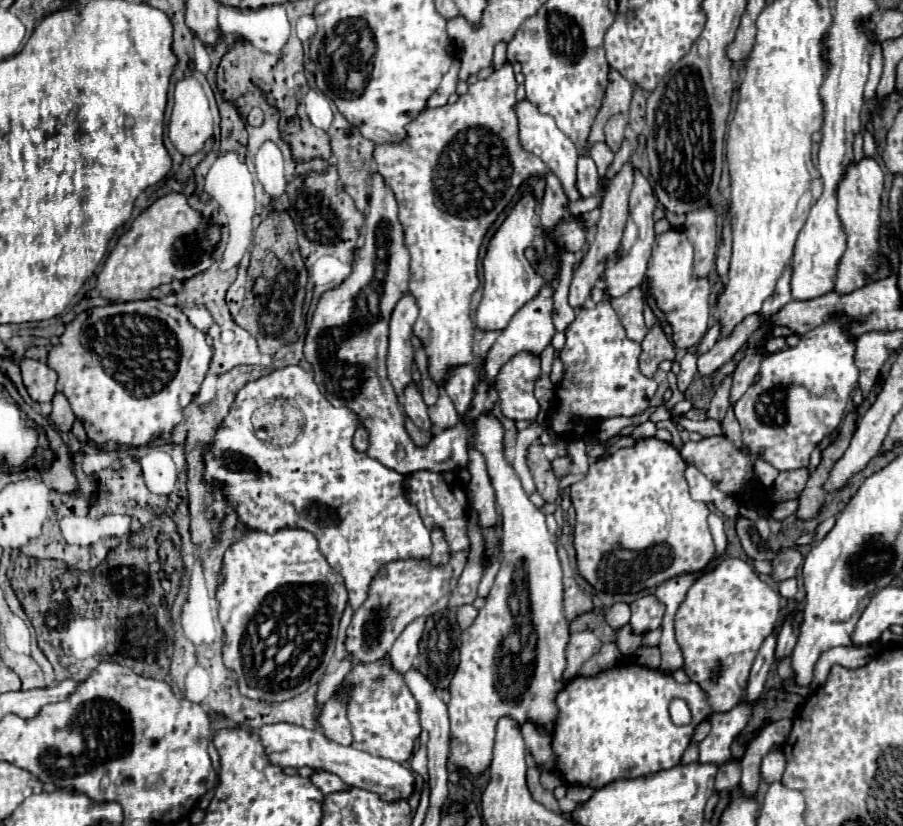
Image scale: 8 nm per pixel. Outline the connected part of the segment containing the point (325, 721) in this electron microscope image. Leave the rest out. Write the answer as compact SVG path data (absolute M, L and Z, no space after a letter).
M332 697L322 713L320 713L320 727L322 733L340 745L350 745L352 743L352 733L348 727L348 717L344 715L344 699L340 697Z

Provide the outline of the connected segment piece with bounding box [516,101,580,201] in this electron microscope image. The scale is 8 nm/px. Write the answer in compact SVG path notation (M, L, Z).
M522 101L516 105L516 113L518 113L518 121L520 121L520 141L522 141L522 147L540 157L548 167L550 171L560 179L564 191L566 191L566 197L570 201L578 201L580 199L580 193L578 193L578 187L576 187L576 161L578 161L578 151L574 147L574 143L556 127L554 119L550 115L542 115L536 105L532 105L530 101Z

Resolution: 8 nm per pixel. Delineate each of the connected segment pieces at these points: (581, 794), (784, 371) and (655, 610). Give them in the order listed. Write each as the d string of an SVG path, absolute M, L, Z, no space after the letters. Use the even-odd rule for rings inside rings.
M568 785L566 787L566 797L572 801L580 801L580 803L588 801L594 793L596 793L596 789L592 789L592 787L582 787L582 785Z
M842 317L838 321L822 323L816 329L802 335L796 347L766 355L758 371L760 379L748 387L744 397L734 407L736 419L742 427L744 445L752 453L760 455L766 463L776 467L778 471L808 467L812 451L820 445L824 437L836 431L836 427L846 415L846 409L850 405L850 395L858 387L858 375L860 375L858 367L854 365L854 351L856 351L854 339L842 331L842 325L846 321L848 319Z
M644 595L638 601L630 605L632 617L630 617L630 631L632 633L644 633L658 629L664 617L664 605L654 595Z

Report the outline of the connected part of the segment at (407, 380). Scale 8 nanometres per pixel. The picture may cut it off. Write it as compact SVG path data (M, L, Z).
M406 295L396 305L390 321L390 349L388 349L388 379L394 385L398 397L402 397L404 389L412 383L412 325L418 317L418 307L412 295Z

